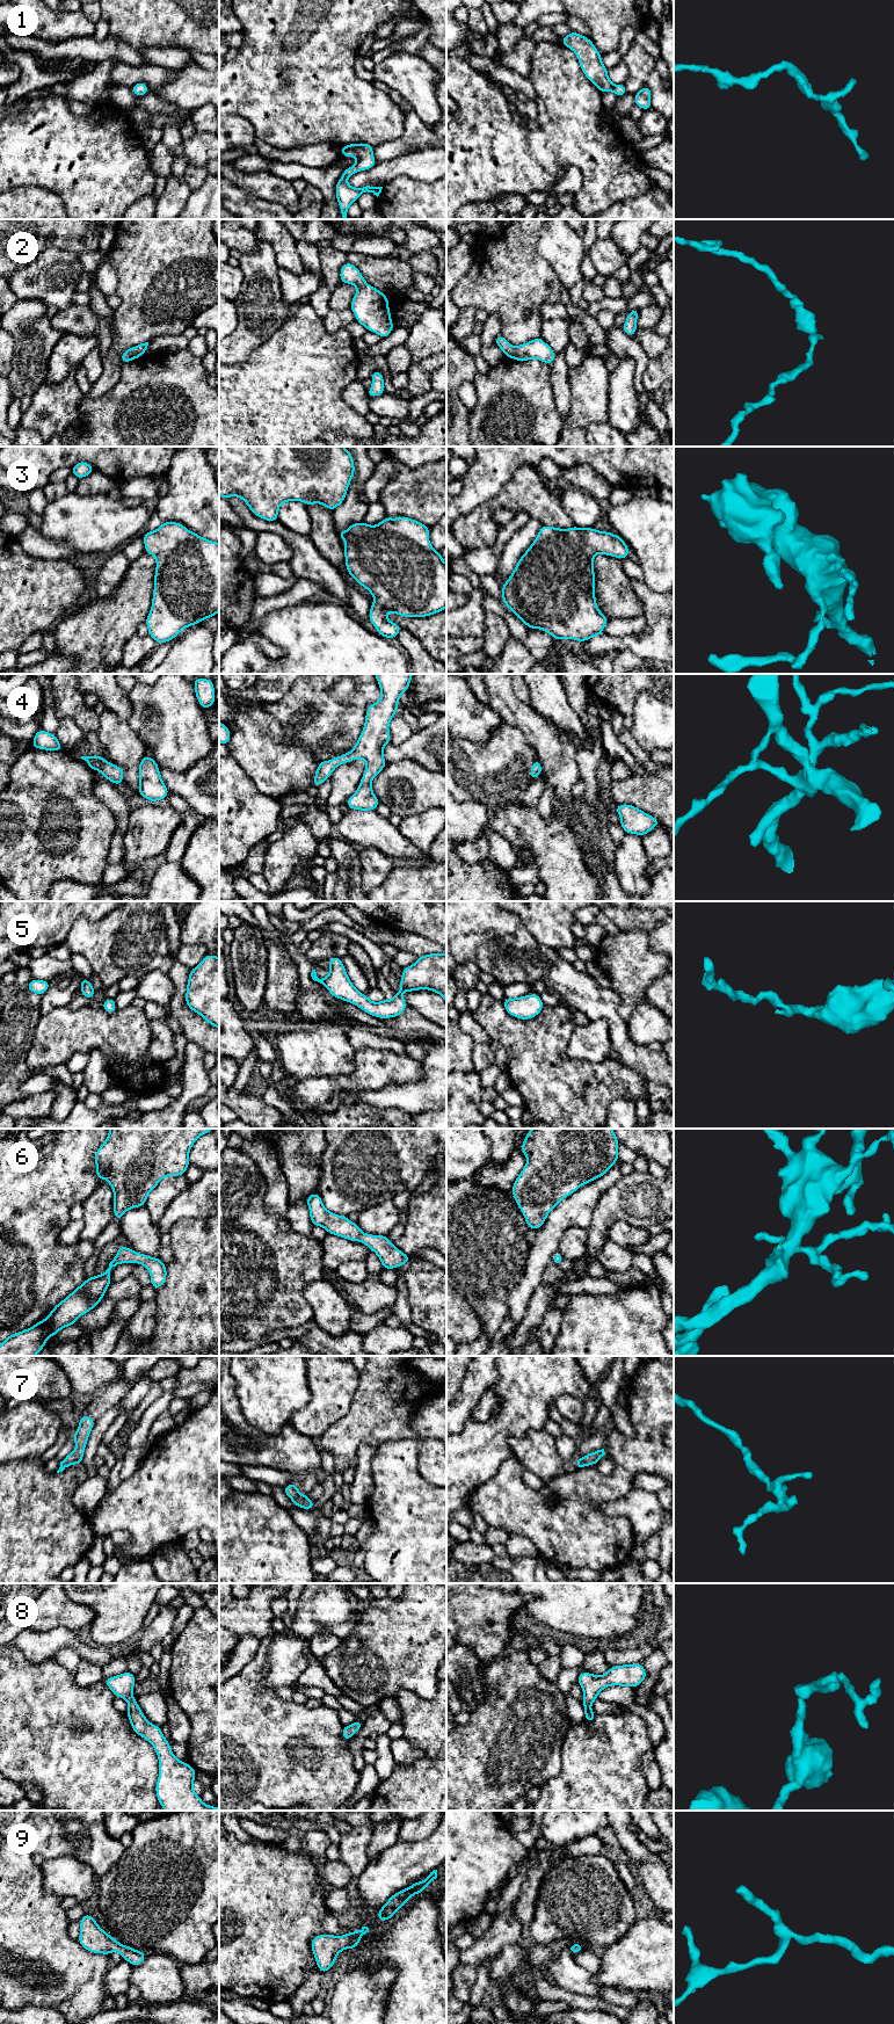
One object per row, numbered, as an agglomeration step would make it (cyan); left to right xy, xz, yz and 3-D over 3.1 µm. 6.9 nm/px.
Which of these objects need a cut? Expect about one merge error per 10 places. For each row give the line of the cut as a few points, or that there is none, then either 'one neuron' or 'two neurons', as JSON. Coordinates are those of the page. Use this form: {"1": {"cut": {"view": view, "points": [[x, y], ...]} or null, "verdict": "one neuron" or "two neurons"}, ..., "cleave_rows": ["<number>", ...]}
{"1": {"cut": null, "verdict": "one neuron"}, "2": {"cut": null, "verdict": "one neuron"}, "3": {"cut": null, "verdict": "one neuron"}, "4": {"cut": null, "verdict": "one neuron"}, "5": {"cut": null, "verdict": "one neuron"}, "6": {"cut": null, "verdict": "one neuron"}, "7": {"cut": null, "verdict": "one neuron"}, "8": {"cut": null, "verdict": "one neuron"}, "9": {"cut": null, "verdict": "one neuron"}, "cleave_rows": []}

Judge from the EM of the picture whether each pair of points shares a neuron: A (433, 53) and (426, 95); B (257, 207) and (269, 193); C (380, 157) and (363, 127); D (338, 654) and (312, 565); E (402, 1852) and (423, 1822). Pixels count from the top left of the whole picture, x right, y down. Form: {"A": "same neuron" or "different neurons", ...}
{"A": "different neurons", "B": "different neurons", "C": "different neurons", "D": "different neurons", "E": "different neurons"}

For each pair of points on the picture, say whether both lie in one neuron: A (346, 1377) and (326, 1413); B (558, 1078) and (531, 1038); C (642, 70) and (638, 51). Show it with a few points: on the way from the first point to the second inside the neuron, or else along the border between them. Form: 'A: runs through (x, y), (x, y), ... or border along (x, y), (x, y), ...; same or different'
A: runs through (336, 1386), (332, 1391), (332, 1398), (328, 1404); same
B: runs through (549, 1068), (537, 1057), (536, 1047); same
C: runs through (639, 65), (638, 56); same

